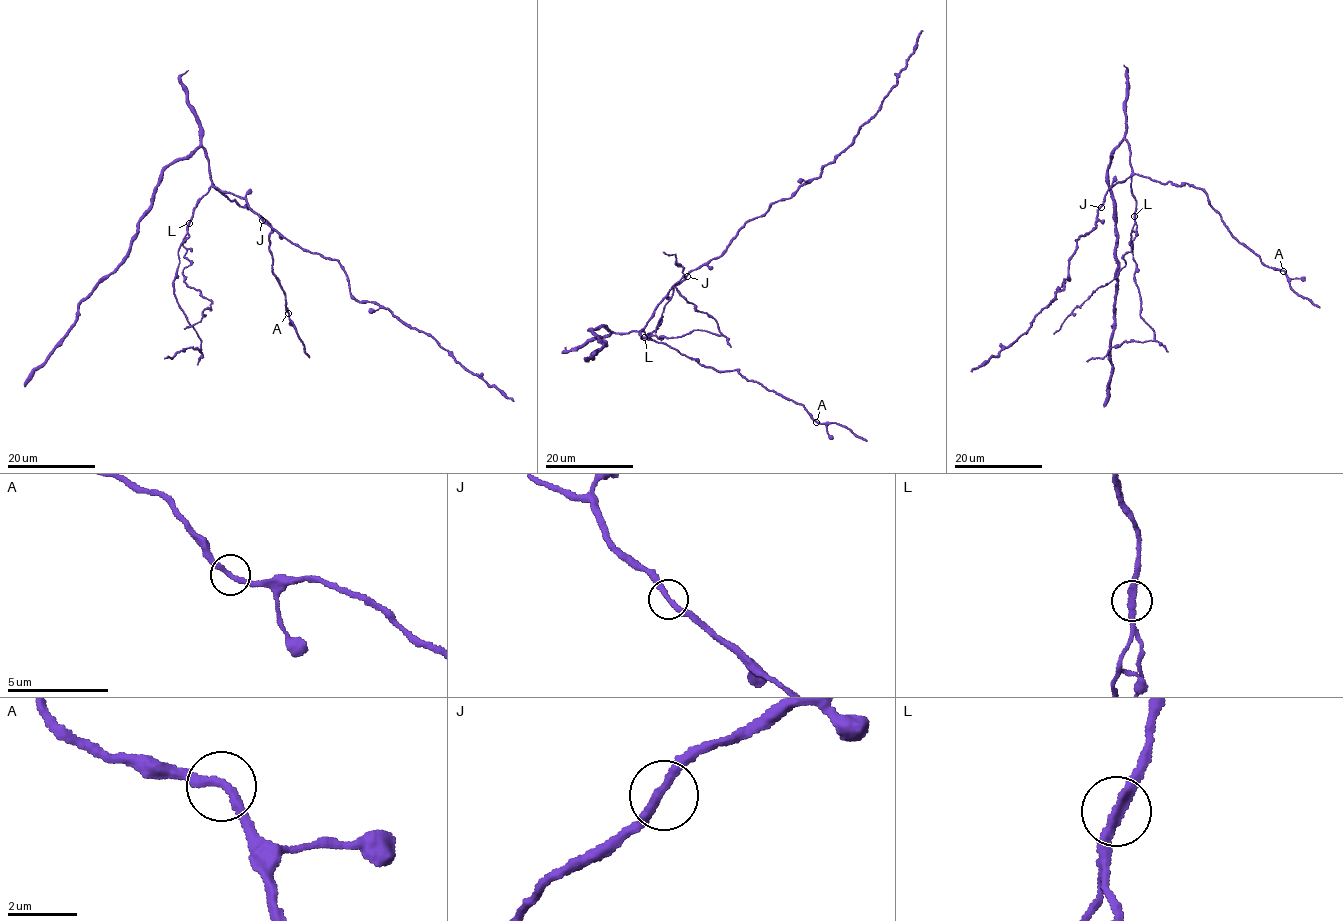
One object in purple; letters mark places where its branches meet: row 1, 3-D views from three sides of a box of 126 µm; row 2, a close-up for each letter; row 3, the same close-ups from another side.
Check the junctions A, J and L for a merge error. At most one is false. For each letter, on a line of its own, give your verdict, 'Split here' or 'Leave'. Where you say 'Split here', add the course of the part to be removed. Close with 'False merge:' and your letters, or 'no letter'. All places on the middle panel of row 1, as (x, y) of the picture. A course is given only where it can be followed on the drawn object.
A: Leave
J: Leave
L: Split here. Course of the part to remove: (643, 337), (650, 339), (673, 285), (683, 274), (682, 267), (676, 264), (675, 255), (663, 251)
False merge: L

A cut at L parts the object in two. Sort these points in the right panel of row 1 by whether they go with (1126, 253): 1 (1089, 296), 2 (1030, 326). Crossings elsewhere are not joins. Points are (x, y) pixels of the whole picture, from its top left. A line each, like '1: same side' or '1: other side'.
1: same side
2: other side

